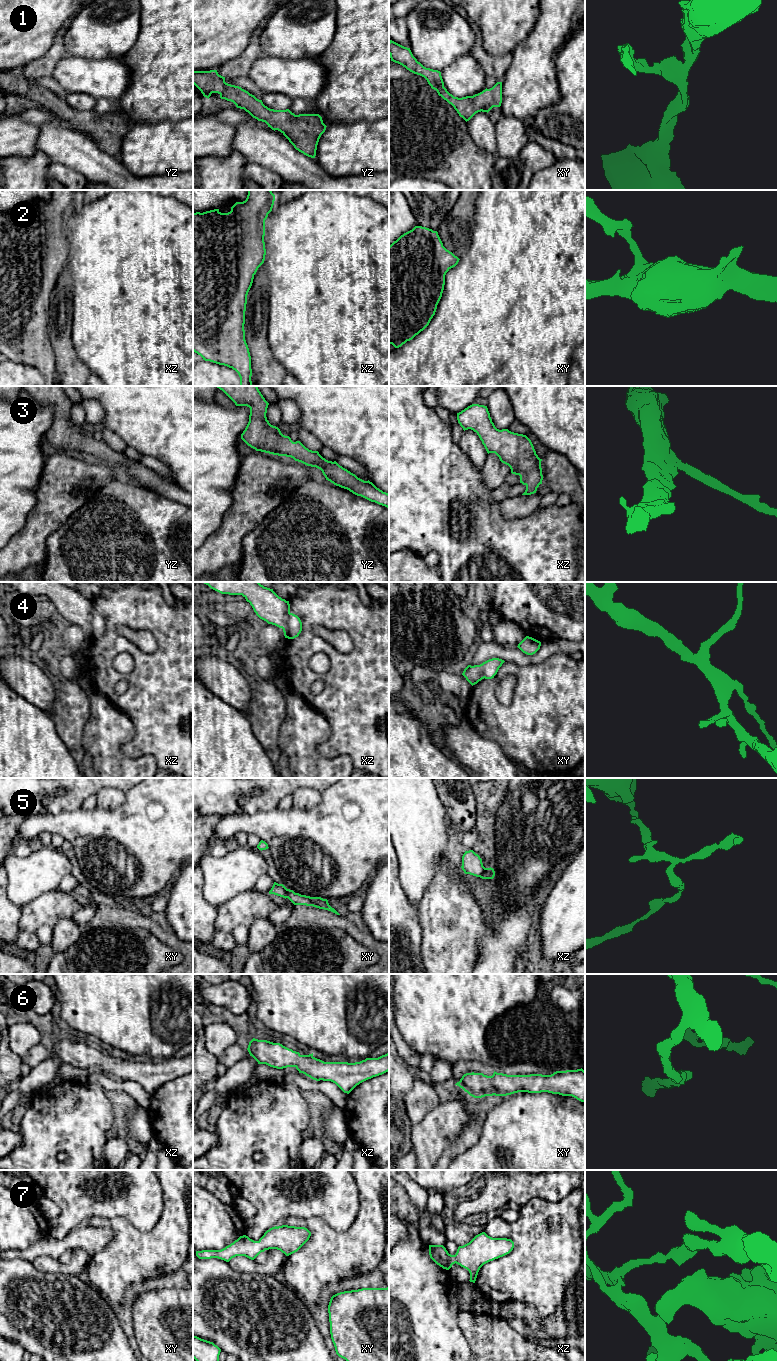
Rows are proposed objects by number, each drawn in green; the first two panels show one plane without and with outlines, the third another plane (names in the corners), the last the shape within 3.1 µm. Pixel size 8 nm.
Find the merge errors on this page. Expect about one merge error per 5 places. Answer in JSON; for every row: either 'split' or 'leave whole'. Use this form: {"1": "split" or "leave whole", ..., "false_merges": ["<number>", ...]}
{"1": "leave whole", "2": "leave whole", "3": "leave whole", "4": "leave whole", "5": "split", "6": "leave whole", "7": "leave whole", "false_merges": ["5"]}

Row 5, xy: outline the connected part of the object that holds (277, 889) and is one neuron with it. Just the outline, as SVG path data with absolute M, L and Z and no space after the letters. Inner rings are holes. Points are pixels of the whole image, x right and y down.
M274 882L271 890L269 891L269 894L274 894L283 898L288 898L287 897L287 888L283 884L278 884Z

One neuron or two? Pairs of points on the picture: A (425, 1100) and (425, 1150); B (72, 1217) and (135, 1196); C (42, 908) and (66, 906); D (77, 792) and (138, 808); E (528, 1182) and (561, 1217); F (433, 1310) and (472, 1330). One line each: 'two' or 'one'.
A: two
B: one
C: one
D: two
E: two
F: two

